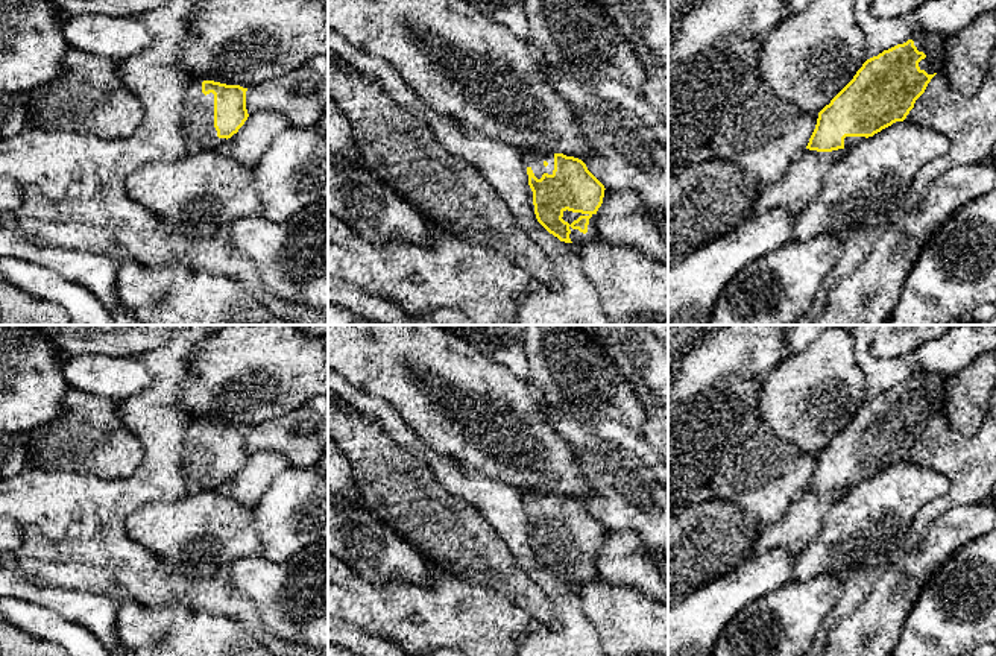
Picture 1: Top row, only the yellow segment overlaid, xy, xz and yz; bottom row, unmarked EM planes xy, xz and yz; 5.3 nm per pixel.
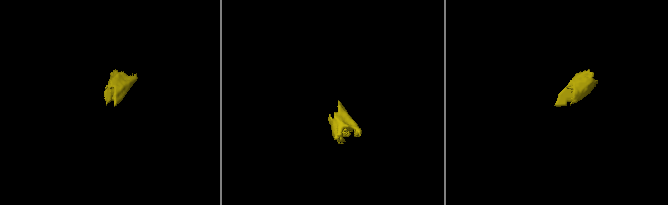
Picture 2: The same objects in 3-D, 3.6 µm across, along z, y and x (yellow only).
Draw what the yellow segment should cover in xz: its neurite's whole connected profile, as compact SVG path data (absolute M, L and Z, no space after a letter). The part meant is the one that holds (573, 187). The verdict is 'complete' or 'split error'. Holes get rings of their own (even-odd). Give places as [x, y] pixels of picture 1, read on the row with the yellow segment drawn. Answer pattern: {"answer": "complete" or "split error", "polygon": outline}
{"answer": "split error", "polygon": "M524 150L537 222L554 237L577 246L600 240L597 211L604 185L586 164L563 153Z"}

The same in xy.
{"answer": "split error", "polygon": "M214 80L190 85L181 109L181 135L190 155L219 150L238 132L249 117L246 91L240 85Z"}

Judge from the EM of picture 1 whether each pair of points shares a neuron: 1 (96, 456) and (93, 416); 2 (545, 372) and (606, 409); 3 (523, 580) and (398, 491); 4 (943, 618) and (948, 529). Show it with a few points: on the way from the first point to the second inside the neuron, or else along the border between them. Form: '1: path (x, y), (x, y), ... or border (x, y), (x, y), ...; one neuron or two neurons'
1: path (96, 447), (93, 425); one neuron
2: path (561, 387), (565, 392), (591, 398); one neuron
3: path (492, 562), (428, 518); one neuron
4: border (975, 539), (963, 544), (923, 588); two neurons

